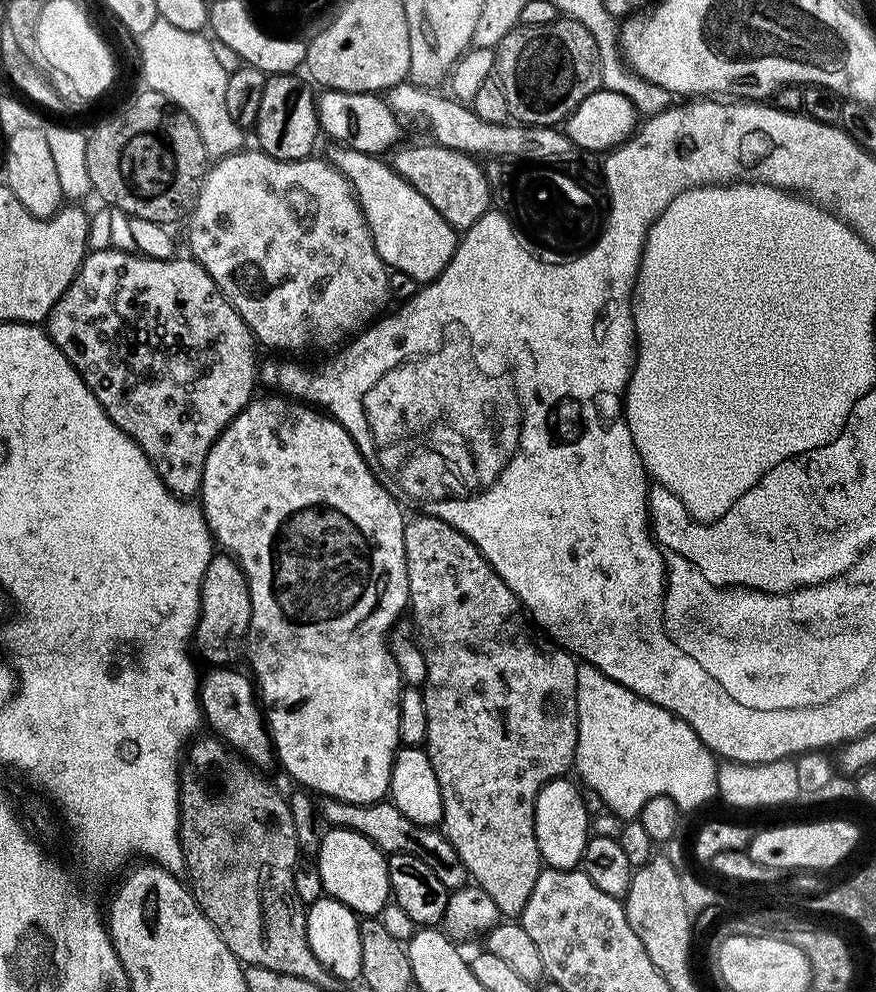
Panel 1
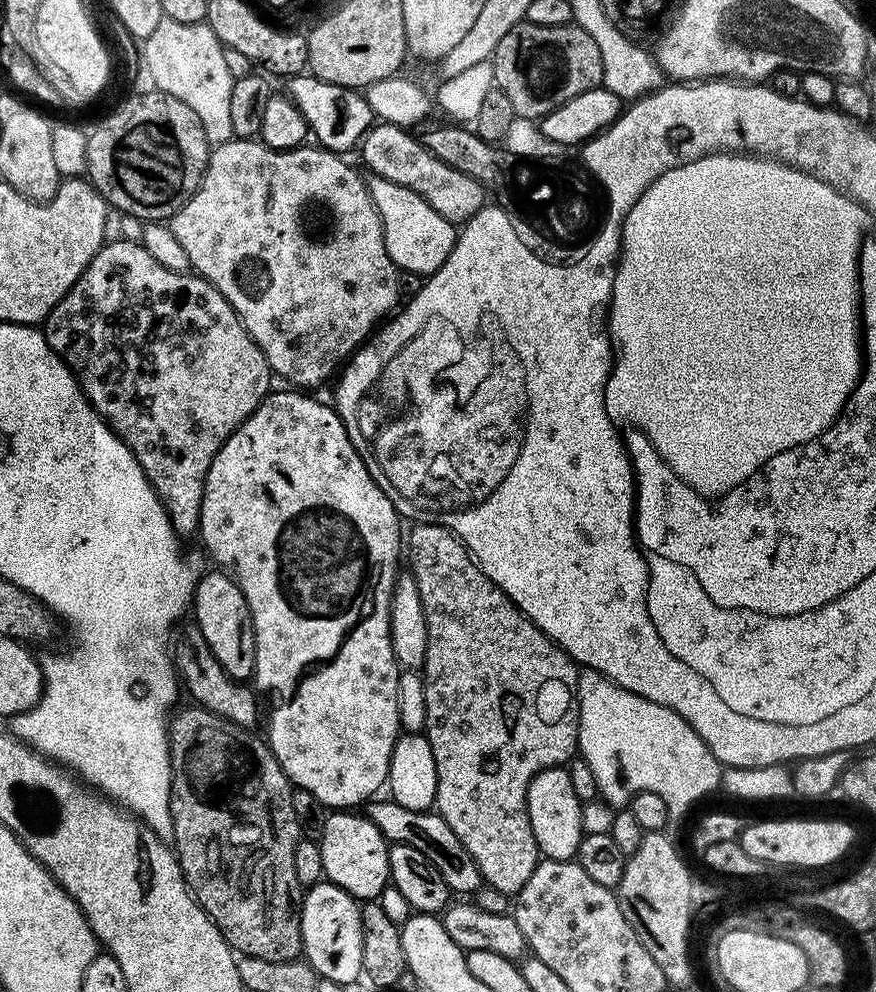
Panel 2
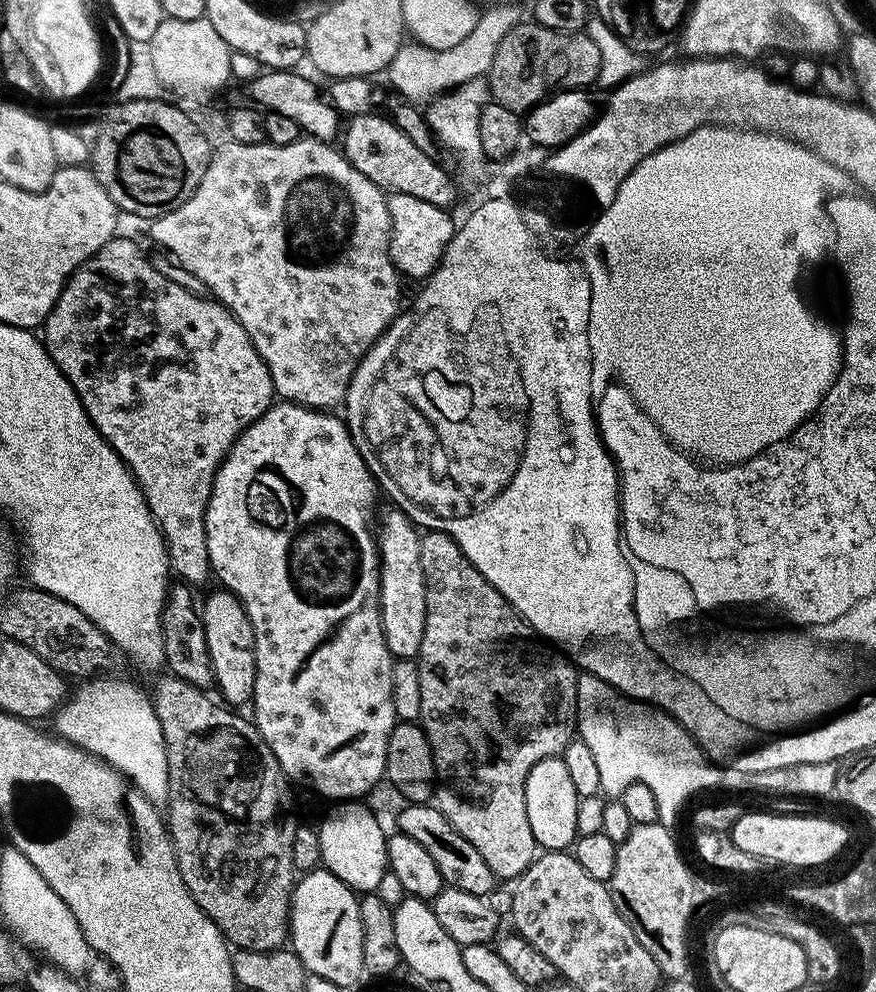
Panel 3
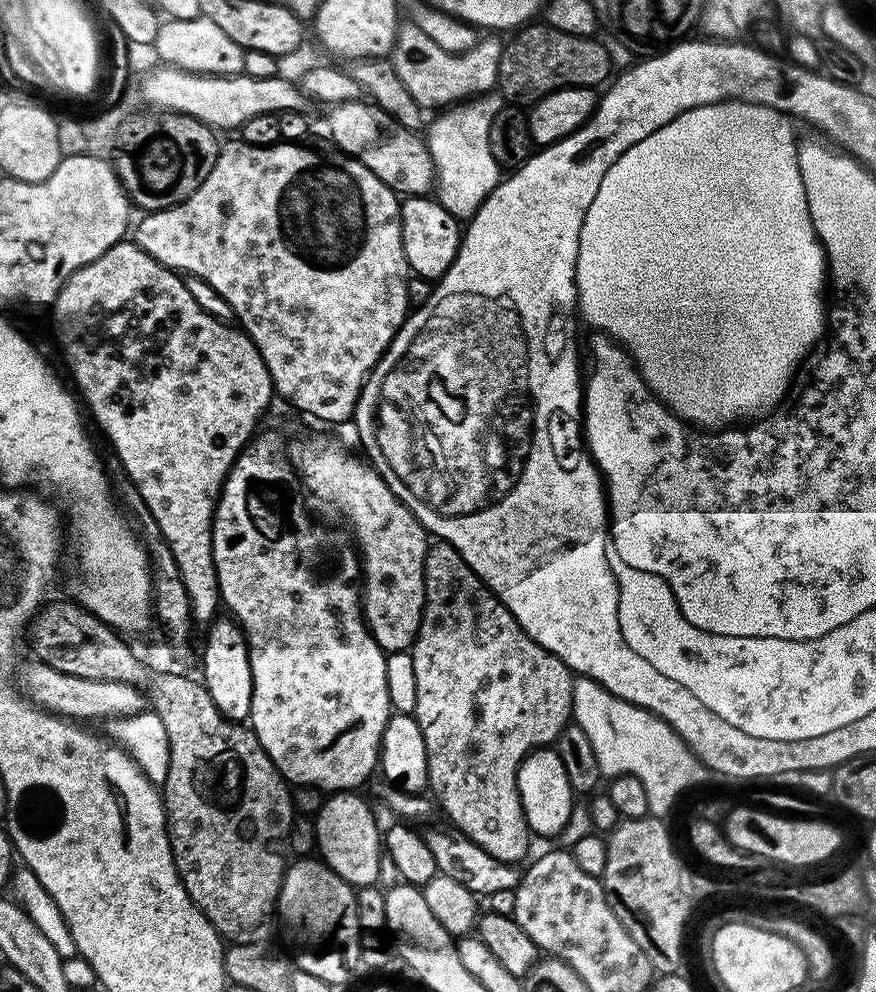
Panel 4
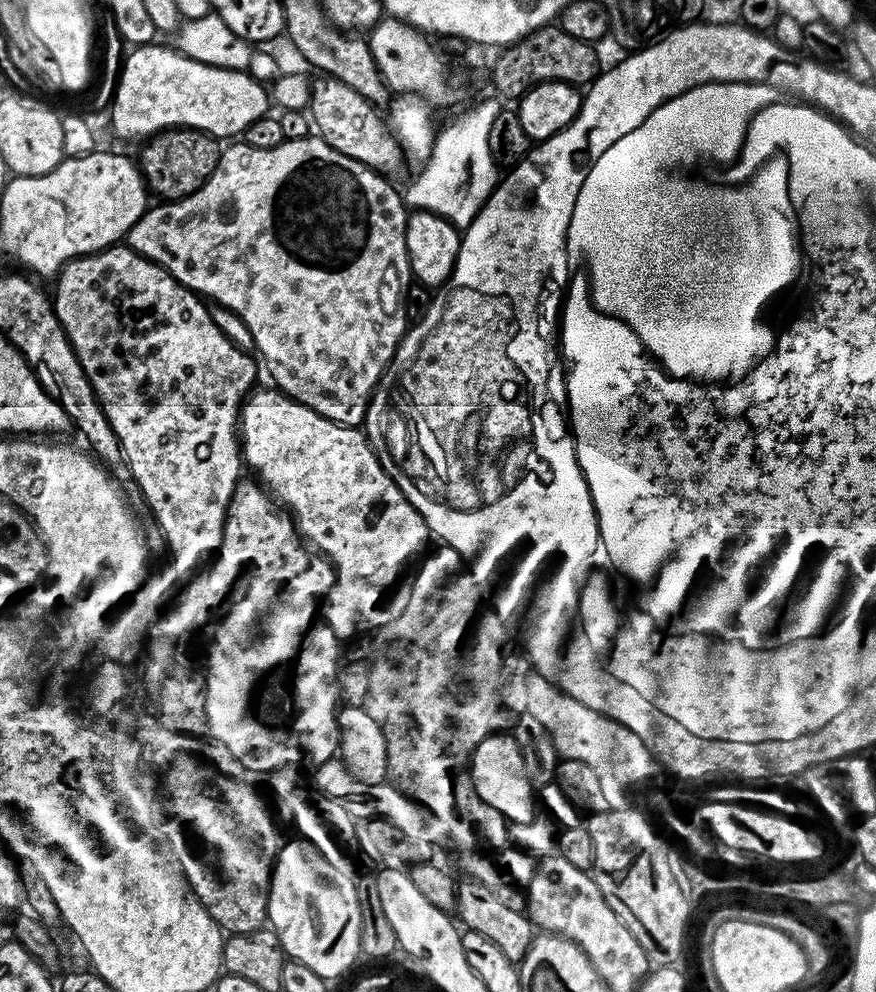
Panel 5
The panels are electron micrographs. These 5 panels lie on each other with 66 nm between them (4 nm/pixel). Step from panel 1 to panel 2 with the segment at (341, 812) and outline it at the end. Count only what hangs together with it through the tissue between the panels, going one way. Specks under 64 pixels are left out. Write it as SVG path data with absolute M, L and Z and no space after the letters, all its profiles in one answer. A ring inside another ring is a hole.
M385 798L371 801L366 808L366 815L376 826L385 840L390 844L400 844L411 846L421 851L426 858L434 862L438 872L446 881L446 886L451 893L473 895L483 887L481 872L478 870L477 863L473 856L469 854L461 839L450 829L449 824L433 811L412 811L404 806L399 806L396 801Z

